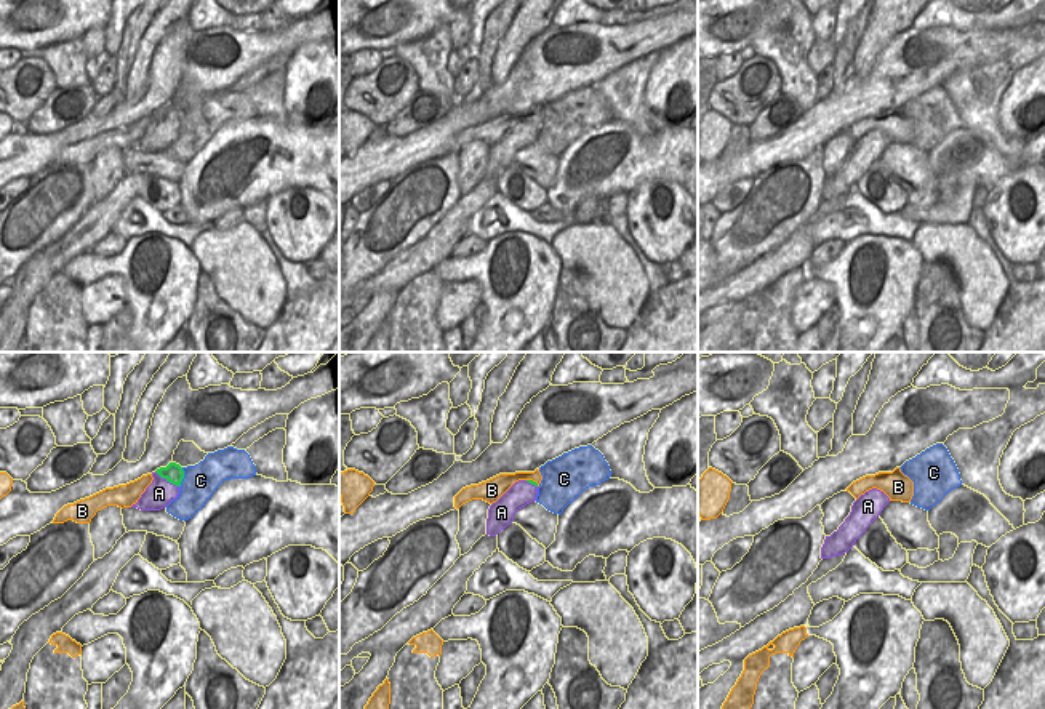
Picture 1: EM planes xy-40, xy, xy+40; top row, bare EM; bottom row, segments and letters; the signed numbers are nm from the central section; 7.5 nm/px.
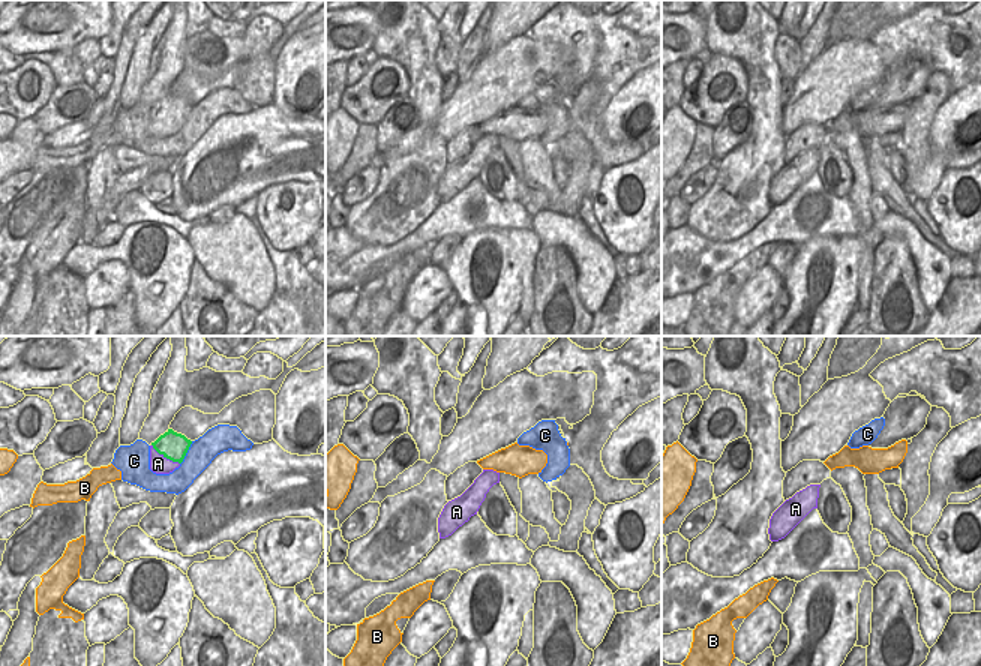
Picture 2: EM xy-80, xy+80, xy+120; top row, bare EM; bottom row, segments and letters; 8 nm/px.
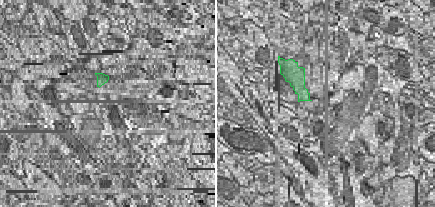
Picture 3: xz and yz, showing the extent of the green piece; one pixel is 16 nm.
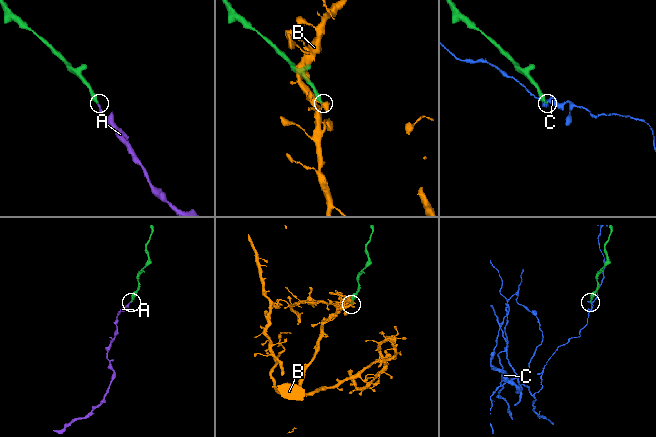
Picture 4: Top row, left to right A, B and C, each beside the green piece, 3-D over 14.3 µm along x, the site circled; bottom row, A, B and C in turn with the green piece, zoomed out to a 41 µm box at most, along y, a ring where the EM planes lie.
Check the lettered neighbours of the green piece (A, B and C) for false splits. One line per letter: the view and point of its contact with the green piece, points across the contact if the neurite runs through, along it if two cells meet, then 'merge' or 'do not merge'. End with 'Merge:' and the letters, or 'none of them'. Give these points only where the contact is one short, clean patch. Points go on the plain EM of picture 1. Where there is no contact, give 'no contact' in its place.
A: contact xy-40 (168, 122); way xy-40 (173, 114), (168, 122), (159, 135); merge
B: contact xy (532, 122); border xy (527, 120), (538, 127); do not merge
C: contact xy-40 (183, 119); do not merge
Merge: A

